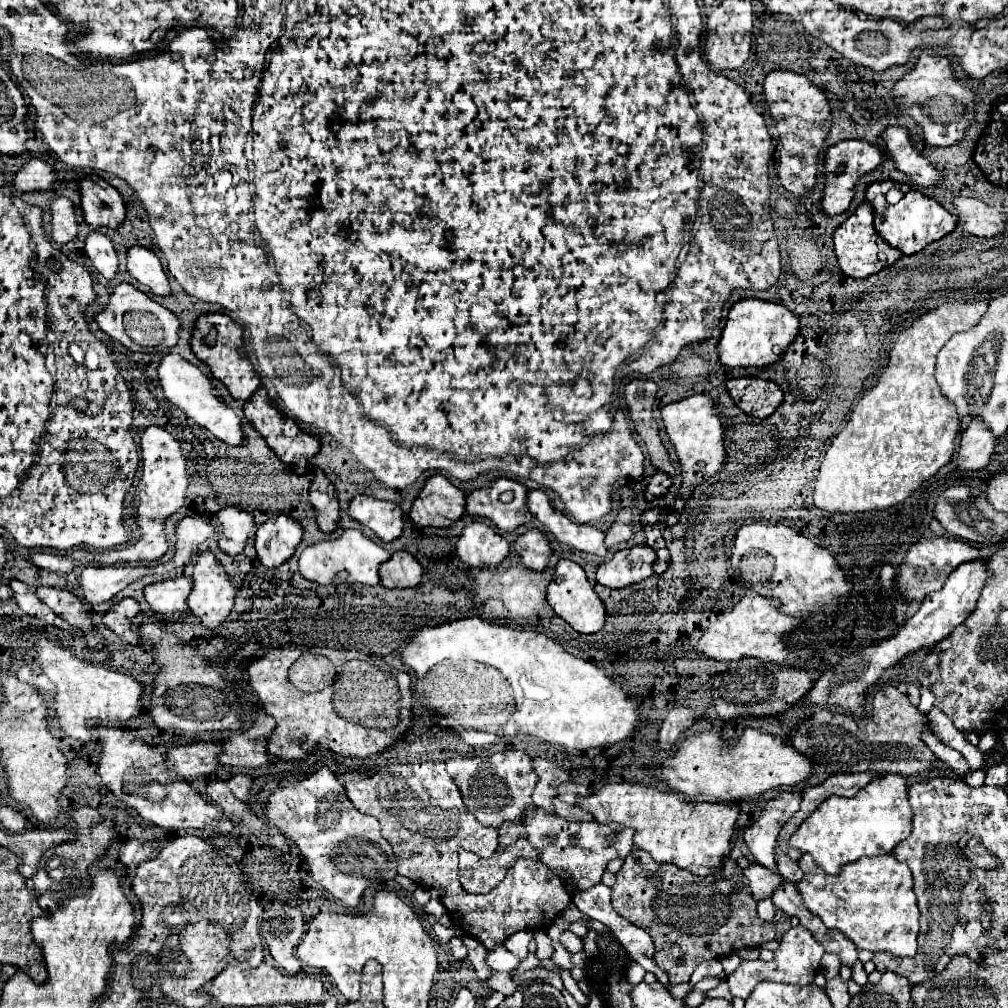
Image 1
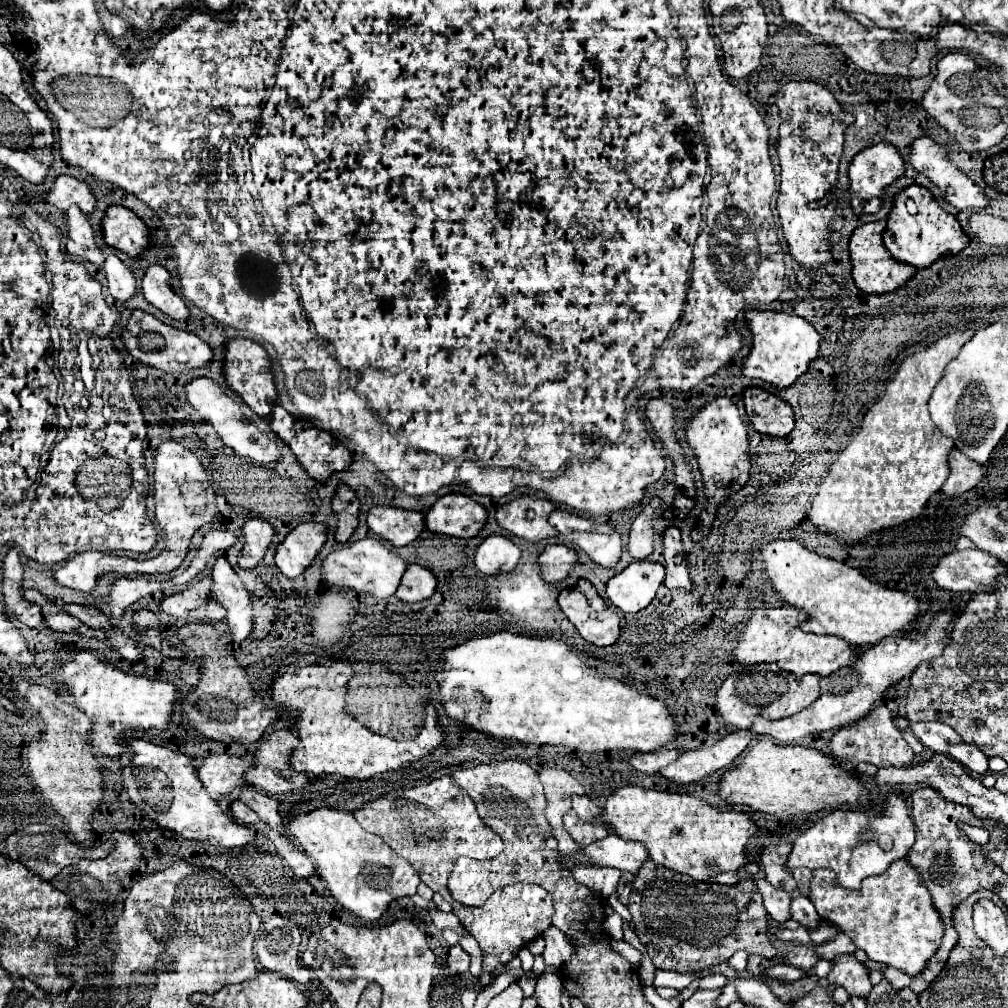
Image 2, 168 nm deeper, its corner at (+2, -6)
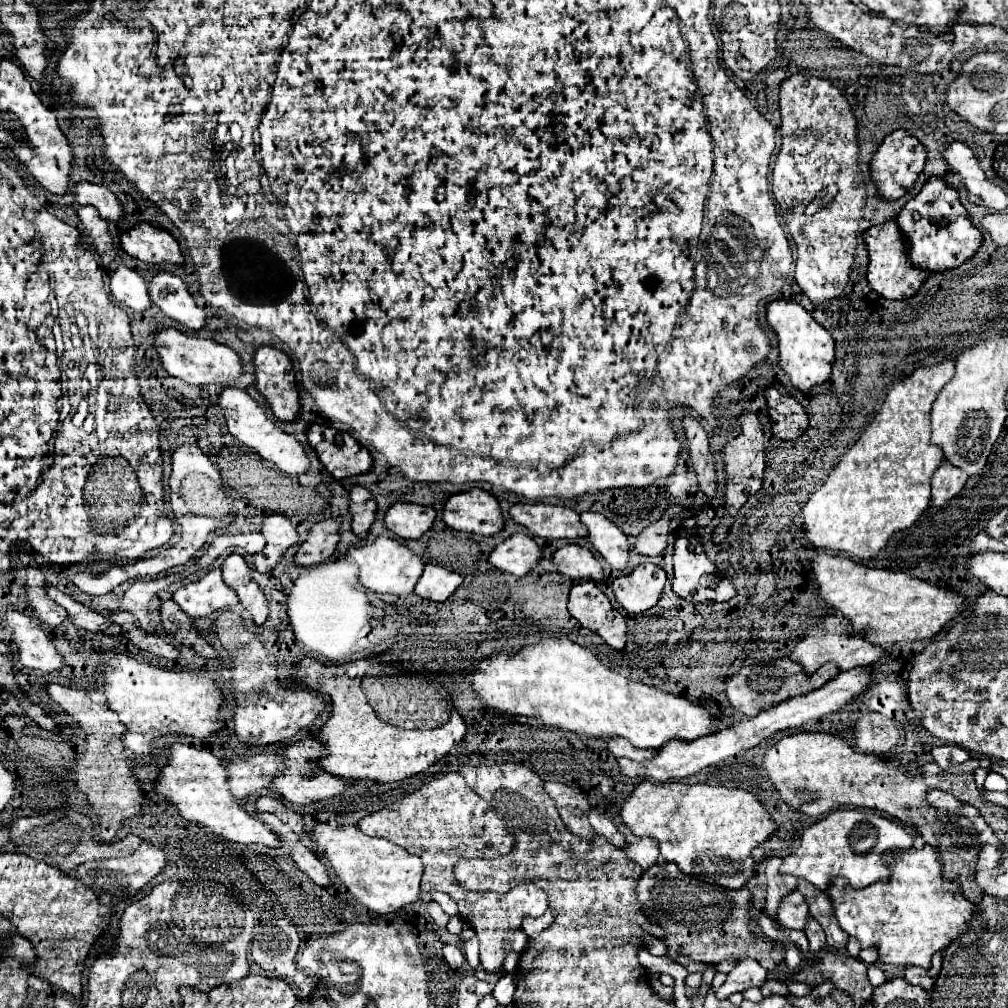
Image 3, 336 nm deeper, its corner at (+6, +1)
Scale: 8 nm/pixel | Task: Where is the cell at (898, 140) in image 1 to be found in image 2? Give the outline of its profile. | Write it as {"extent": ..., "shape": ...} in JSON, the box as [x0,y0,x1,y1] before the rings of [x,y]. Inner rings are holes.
{"extent":[910,136,990,210],"shape":[[[924,136],[924,138],[914,140],[910,162],[914,164],[914,168],[916,168],[922,176],[930,178],[944,194],[948,194],[946,200],[948,200],[952,206],[956,206],[956,208],[960,208],[960,210],[964,210],[964,208],[980,208],[980,210],[984,210],[984,208],[990,206],[990,198],[976,186],[974,180],[970,180],[960,168],[956,168],[956,166],[950,162],[946,148],[940,146],[940,144],[936,144],[932,138]]]}

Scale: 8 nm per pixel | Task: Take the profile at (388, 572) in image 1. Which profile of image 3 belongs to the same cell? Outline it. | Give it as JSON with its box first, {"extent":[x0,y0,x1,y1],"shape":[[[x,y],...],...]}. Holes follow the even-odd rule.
{"extent":[414,563,462,601],"shape":[[[434,563],[424,565],[424,573],[420,575],[414,593],[432,599],[432,601],[446,601],[462,583],[462,577],[454,571],[438,567]]]}

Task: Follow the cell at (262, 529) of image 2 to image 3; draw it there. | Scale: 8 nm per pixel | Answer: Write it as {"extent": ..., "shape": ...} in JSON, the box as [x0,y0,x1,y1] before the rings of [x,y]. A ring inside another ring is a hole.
{"extent":[252,513,298,571],"shape":[[[278,513],[264,517],[260,525],[260,533],[266,539],[266,547],[260,553],[252,555],[252,565],[258,571],[268,571],[278,563],[282,553],[298,541],[298,535],[292,523],[288,521],[288,517],[278,515]]]}

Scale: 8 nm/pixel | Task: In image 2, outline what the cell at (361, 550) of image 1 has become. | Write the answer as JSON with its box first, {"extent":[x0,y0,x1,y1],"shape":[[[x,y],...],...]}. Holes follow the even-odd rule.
{"extent":[322,538,408,598],"shape":[[[364,538],[364,540],[358,540],[354,544],[336,548],[326,556],[326,560],[322,564],[324,576],[330,584],[334,584],[338,588],[366,592],[366,594],[376,596],[376,598],[394,596],[406,568],[408,568],[406,562],[400,556],[392,554],[388,548],[384,548],[380,544],[380,540],[376,540],[376,538]]]}

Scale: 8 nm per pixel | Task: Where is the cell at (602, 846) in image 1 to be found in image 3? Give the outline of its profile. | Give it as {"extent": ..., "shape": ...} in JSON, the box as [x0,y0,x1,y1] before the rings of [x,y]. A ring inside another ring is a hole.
{"extent":[624,837,660,869],"shape":[[[626,837],[624,853],[628,855],[628,859],[632,859],[642,869],[648,869],[650,865],[658,863],[658,857],[660,857],[658,843],[652,837],[642,837],[642,839],[640,837]]]}

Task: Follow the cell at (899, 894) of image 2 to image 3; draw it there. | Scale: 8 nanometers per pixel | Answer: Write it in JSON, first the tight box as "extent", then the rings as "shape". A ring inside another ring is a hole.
{"extent":[828,847,974,969],"shape":[[[934,847],[898,849],[882,859],[890,869],[890,879],[874,883],[880,887],[852,889],[844,877],[832,879],[828,893],[836,919],[848,935],[860,941],[862,949],[876,947],[880,961],[928,969],[930,957],[968,929],[974,905],[962,897],[956,885],[942,879]]]}

